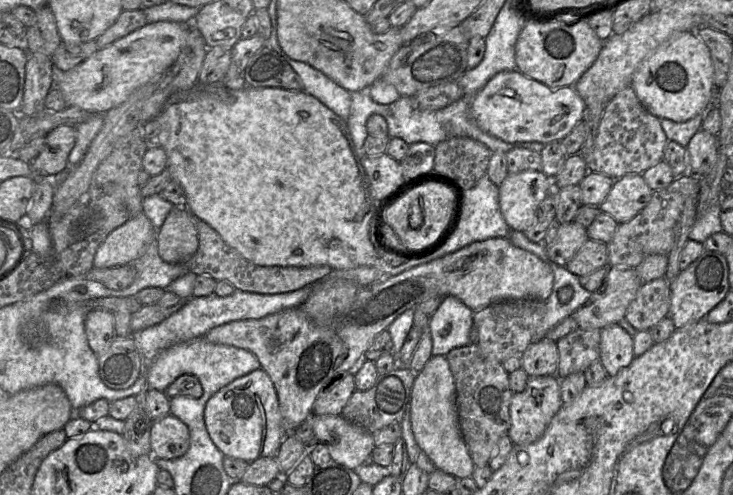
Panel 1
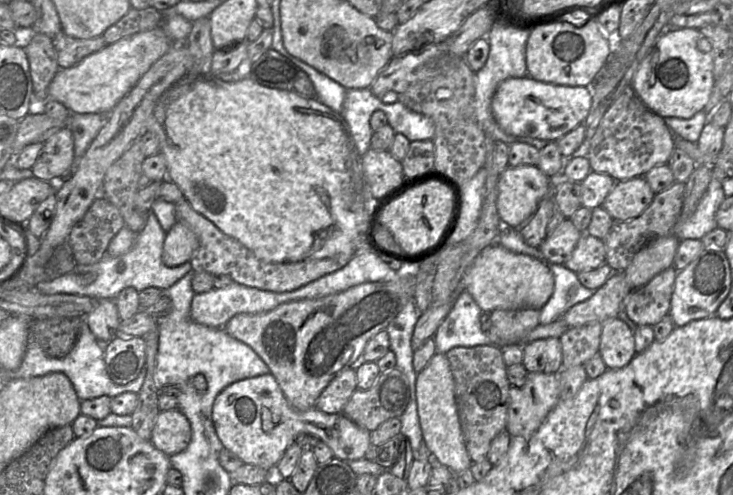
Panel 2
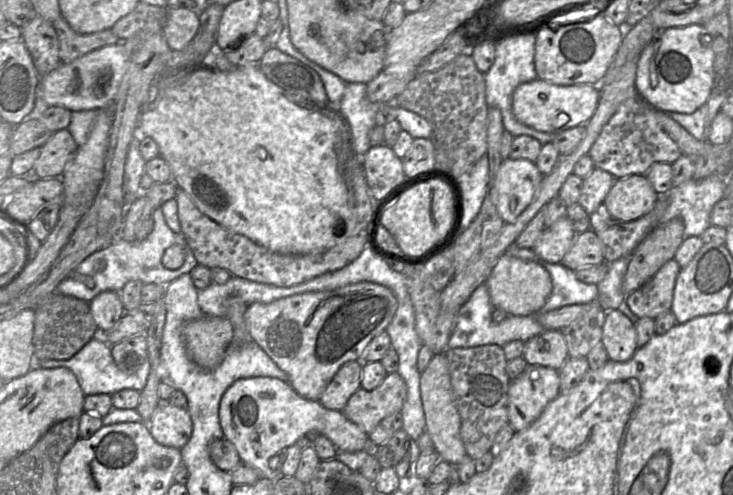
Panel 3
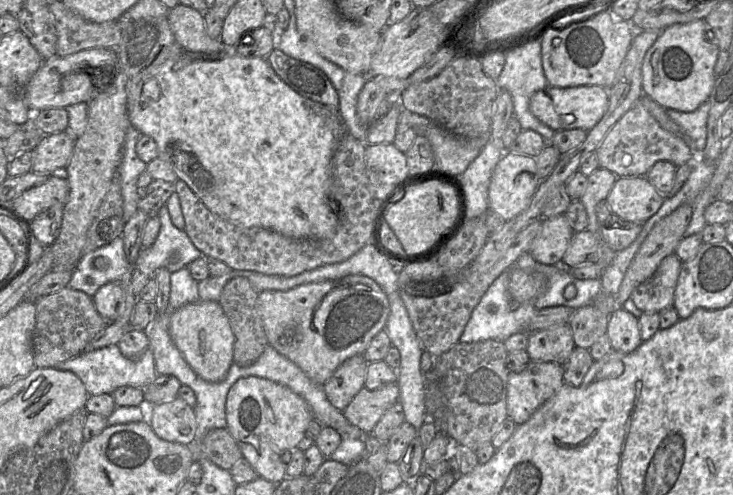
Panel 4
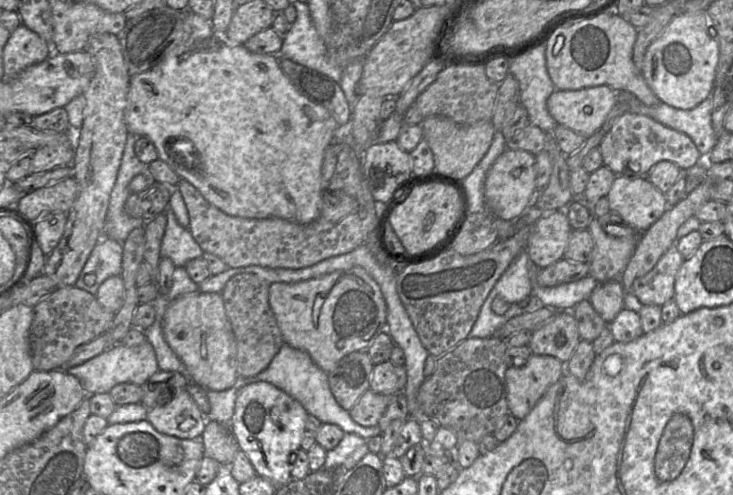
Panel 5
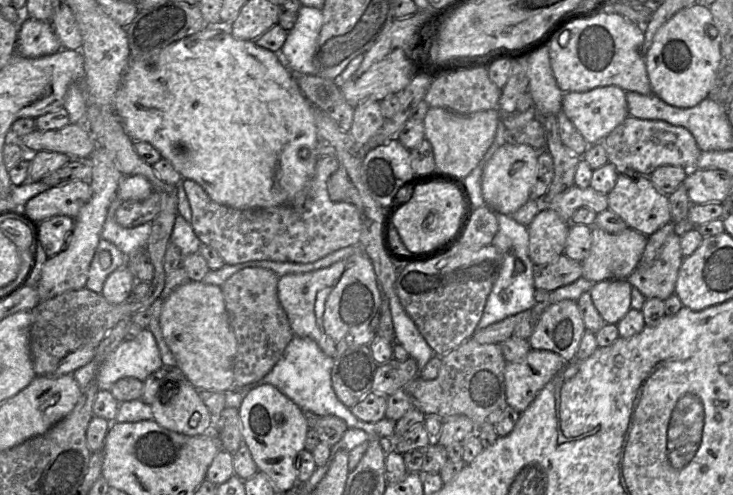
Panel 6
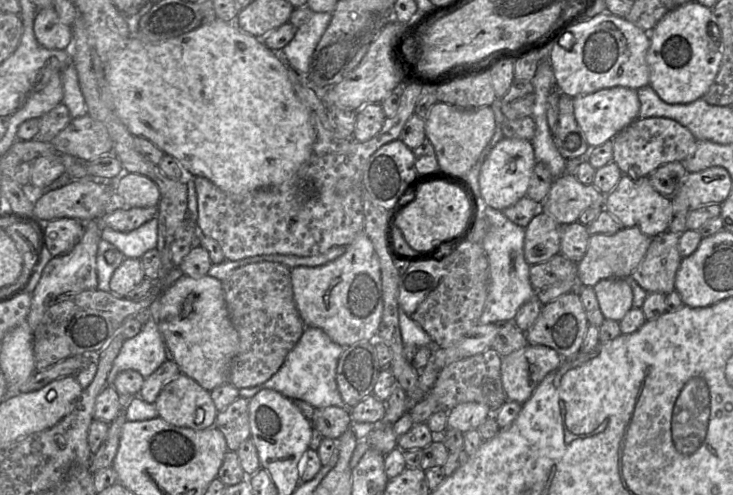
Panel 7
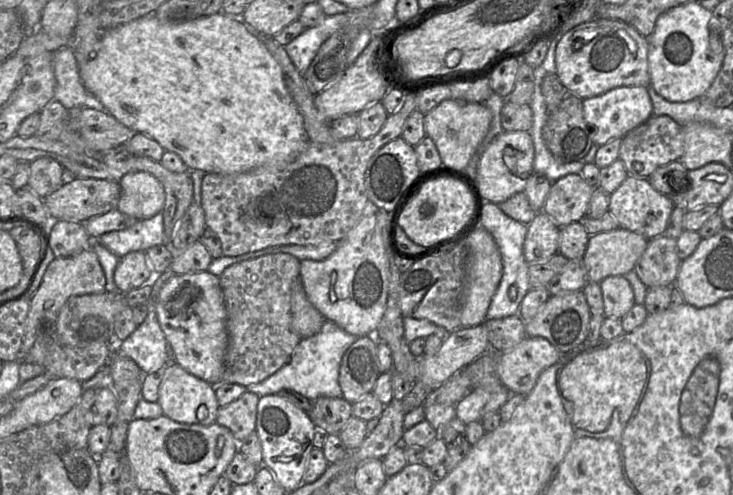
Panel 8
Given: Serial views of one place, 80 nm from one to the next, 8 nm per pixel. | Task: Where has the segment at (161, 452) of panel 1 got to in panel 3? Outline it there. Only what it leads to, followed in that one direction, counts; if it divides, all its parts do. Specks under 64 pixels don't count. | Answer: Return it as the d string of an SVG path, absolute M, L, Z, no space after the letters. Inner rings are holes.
M160 402L150 419L149 430L158 444L181 449L192 436L193 423L187 409Z

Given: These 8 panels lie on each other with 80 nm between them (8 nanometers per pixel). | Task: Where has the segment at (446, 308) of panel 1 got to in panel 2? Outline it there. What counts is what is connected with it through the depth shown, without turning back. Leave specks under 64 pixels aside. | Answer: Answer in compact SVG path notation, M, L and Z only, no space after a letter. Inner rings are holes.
M463 291L453 301L452 308L438 327L435 335L436 353L446 354L454 347L490 345L482 329L484 313L473 297Z

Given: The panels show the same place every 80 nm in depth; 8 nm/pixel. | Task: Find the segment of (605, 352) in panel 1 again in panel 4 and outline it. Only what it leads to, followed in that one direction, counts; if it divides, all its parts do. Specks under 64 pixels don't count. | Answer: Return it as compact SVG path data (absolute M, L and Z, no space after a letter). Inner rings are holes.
M622 307L609 315L606 335L612 350L620 353L631 353L643 342L638 318Z

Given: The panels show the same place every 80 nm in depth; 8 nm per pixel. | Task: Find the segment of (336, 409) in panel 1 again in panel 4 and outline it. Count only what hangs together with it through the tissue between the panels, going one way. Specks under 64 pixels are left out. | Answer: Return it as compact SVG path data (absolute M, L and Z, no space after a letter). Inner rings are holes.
M363 354L350 357L324 383L329 402L339 411L343 412L364 387L368 364Z

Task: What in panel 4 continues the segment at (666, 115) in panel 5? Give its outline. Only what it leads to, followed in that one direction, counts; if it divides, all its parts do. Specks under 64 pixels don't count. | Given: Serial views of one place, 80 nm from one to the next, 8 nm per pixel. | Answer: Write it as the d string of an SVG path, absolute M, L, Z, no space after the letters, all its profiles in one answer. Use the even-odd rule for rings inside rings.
M708 101L702 103L693 112L666 109L670 119L683 130L682 138L697 154L700 154L706 146L709 109Z

